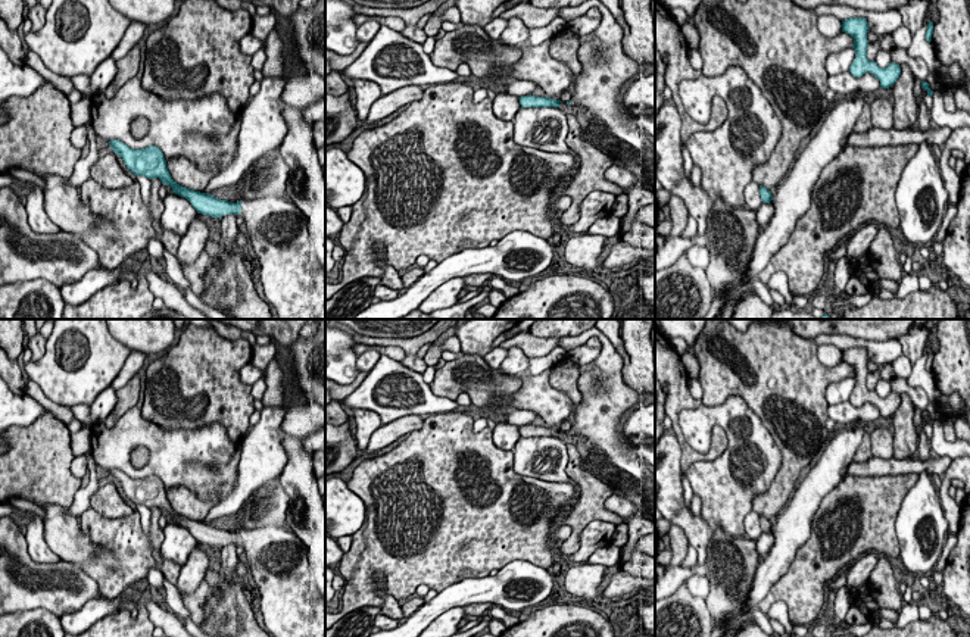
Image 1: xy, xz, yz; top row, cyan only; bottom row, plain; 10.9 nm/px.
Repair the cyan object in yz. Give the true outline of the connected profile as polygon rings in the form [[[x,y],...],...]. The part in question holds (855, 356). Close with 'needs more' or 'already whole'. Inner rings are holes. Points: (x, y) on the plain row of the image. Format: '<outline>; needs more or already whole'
[[[849,347],[842,350],[842,362],[849,363],[854,368],[855,388],[849,396],[849,402],[860,408],[865,402],[870,402],[880,410],[882,418],[892,416],[901,405],[901,396],[891,391],[888,397],[880,397],[876,391],[867,388],[867,362],[868,352],[865,347]]]; already whole

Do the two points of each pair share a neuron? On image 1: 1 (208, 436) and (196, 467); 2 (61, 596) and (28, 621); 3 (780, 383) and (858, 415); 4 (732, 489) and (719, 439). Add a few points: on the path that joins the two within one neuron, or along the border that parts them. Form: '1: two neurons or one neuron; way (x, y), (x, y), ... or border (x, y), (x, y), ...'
1: one neuron; way (208, 443), (203, 459)
2: two neurons; border (15, 611), (47, 609), (59, 618)
3: two neurons; border (829, 406), (827, 417)
4: two neurons; border (720, 425), (726, 449), (689, 465)

